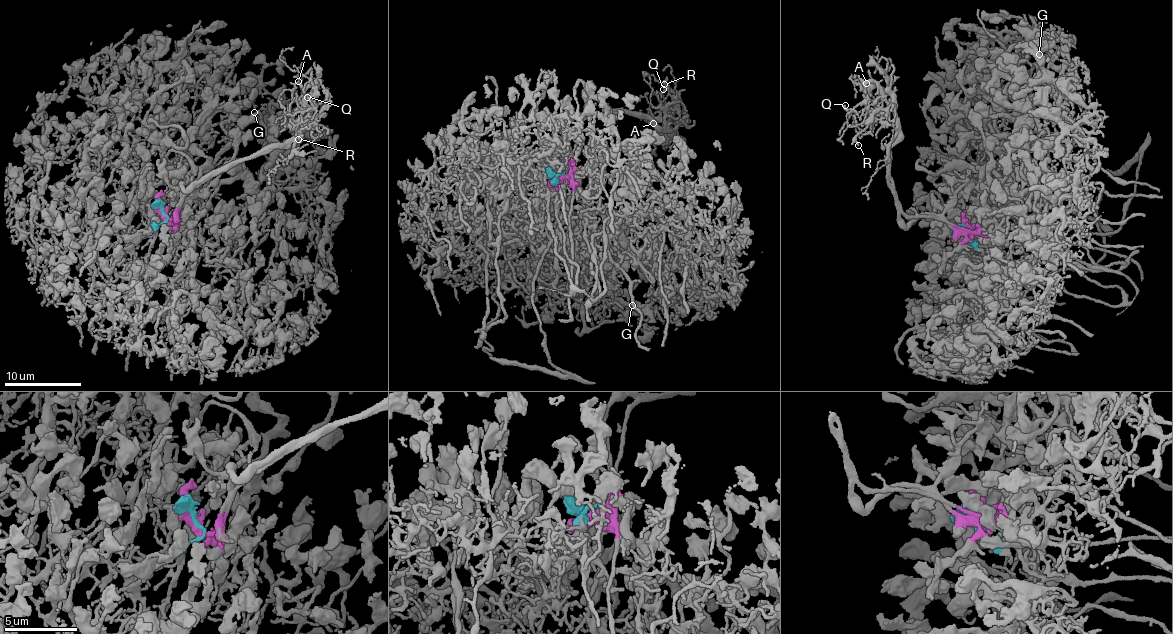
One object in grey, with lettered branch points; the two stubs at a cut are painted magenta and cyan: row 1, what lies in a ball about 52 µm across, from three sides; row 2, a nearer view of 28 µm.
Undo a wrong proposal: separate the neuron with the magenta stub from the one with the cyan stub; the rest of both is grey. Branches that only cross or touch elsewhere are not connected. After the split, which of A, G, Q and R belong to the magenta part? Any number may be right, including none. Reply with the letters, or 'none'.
A, Q, R

